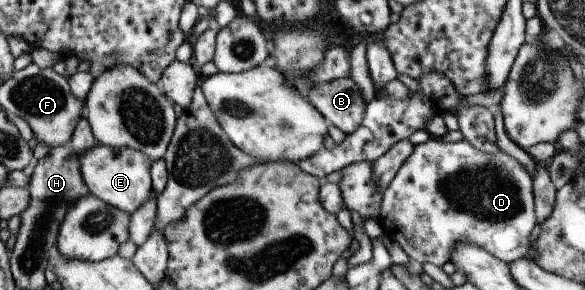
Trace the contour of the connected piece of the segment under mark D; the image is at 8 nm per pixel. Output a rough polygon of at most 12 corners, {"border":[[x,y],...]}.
{"border":[[466,139],[415,146],[378,222],[410,259],[537,245],[528,171]]}

